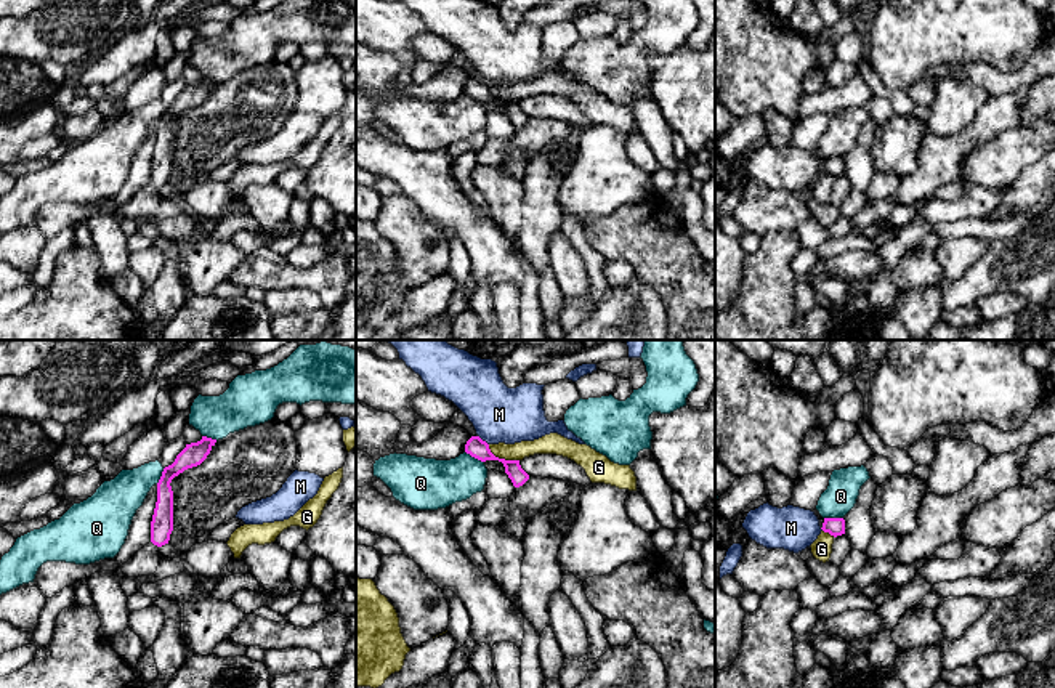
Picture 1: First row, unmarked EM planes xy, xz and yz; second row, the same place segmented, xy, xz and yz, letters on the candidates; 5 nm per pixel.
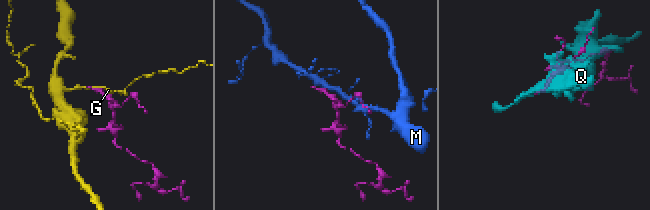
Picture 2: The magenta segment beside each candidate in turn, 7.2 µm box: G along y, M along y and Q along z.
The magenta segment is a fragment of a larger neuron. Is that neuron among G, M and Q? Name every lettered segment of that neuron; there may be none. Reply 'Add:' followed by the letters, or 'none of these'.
Add: none of these

